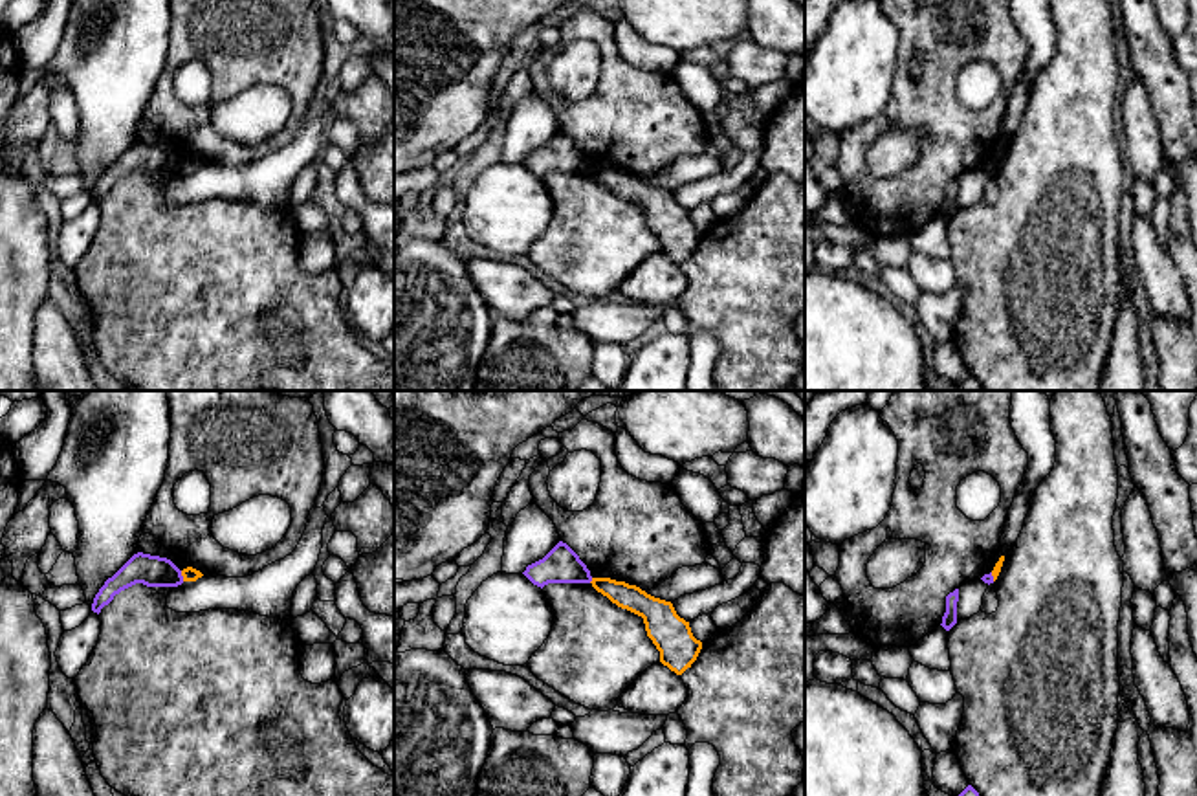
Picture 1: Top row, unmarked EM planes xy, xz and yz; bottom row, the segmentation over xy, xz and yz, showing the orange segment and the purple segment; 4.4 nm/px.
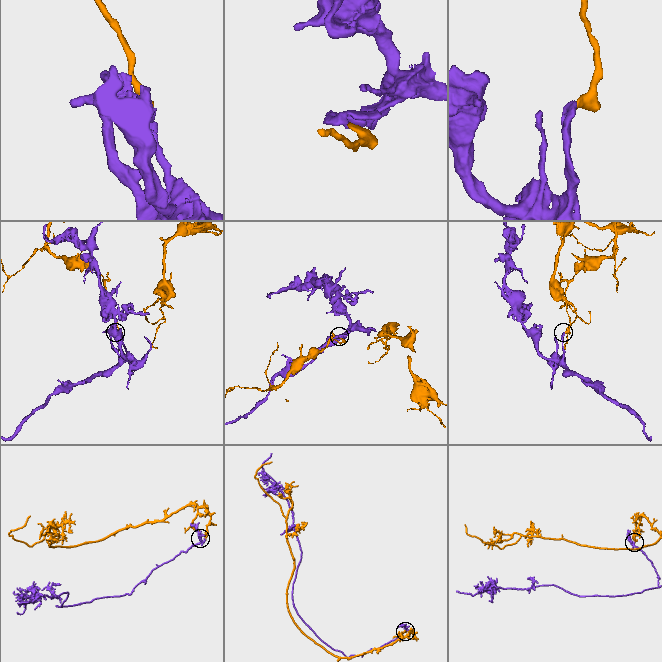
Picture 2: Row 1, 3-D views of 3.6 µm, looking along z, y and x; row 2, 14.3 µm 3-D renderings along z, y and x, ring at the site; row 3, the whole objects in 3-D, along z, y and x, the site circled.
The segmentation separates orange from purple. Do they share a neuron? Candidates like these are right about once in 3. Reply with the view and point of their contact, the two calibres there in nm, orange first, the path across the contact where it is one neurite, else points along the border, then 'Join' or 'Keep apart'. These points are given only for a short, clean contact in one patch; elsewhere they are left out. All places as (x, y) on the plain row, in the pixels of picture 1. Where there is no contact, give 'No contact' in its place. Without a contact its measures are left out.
Touches orange at xy (182, 164). Thickness 60 nm (orange) against 140 nm. Boundary: xy (180, 160), (184, 169). Keep apart

